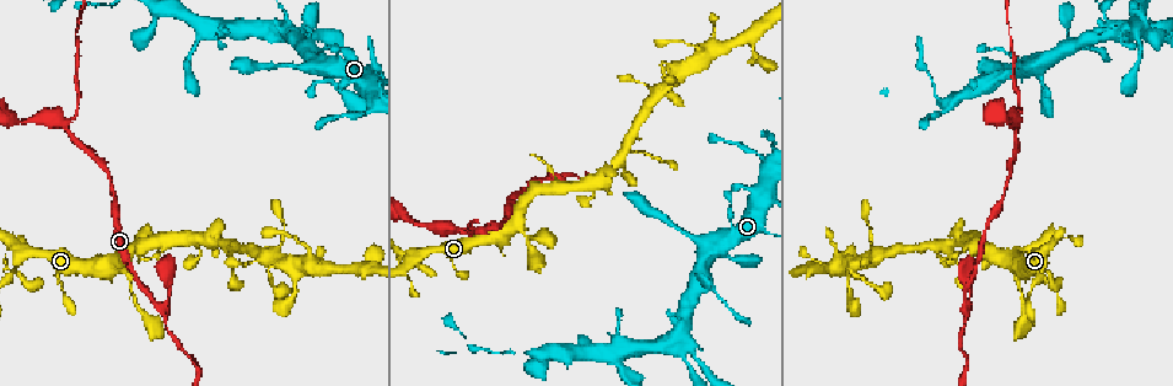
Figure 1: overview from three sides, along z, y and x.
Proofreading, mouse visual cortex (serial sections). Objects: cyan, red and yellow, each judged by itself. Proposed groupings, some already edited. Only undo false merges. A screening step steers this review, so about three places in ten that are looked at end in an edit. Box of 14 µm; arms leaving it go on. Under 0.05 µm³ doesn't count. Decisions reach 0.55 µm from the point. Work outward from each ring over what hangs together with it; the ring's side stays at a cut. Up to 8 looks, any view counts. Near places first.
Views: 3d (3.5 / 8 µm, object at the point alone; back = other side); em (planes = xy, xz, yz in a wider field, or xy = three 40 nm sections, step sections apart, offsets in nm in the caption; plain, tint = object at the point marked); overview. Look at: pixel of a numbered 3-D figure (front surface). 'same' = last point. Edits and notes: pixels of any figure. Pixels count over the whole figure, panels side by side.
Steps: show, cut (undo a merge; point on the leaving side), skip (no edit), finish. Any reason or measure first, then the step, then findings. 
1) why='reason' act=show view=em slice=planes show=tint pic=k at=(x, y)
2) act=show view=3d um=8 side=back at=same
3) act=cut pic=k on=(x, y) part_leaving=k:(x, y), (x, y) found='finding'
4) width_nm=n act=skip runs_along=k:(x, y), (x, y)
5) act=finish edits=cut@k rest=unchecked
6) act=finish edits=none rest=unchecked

why='abrupt turn' act=show view=3d um=8 side=back pic=1 at=(547, 177)

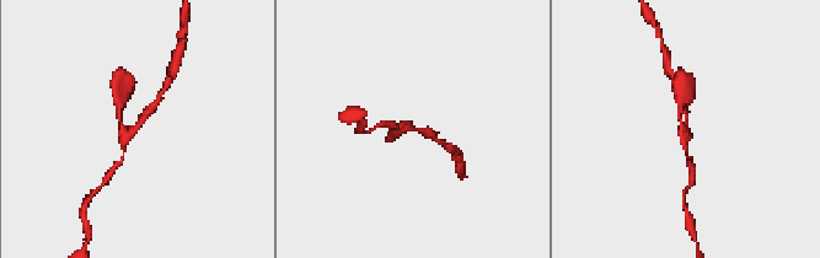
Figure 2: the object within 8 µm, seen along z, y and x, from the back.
why='zoom in' act=show view=3d um=3.5 pic=2 at=(688, 134)

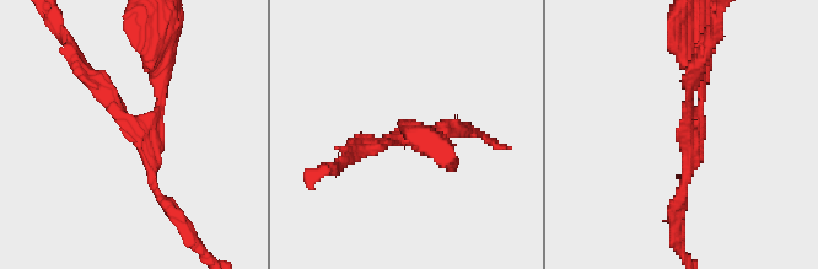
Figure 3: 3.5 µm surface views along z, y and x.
act=show view=em slice=xy step=1 show=tint pic=3 at=(133, 129)

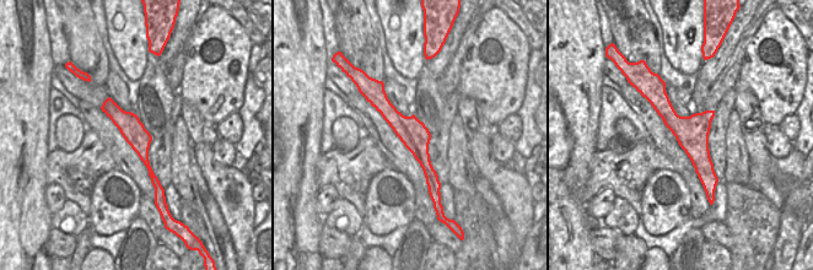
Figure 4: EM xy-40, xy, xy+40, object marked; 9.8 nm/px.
arm_widths_nm=100,150,200 act=skip runs_along=4:(661, 87), (705, 183) found='all the same cell'

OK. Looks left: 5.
why='sharp bend' act=show view=3d um=3.5 pic=1 at=(850, 269)

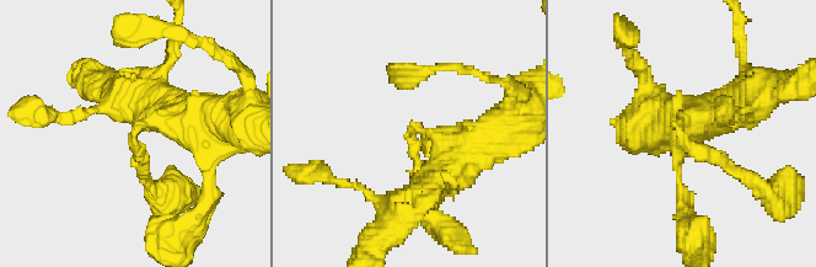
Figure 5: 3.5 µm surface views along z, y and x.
act=show view=em slice=xy step=3 show=tint pic=5 at=(138, 134)

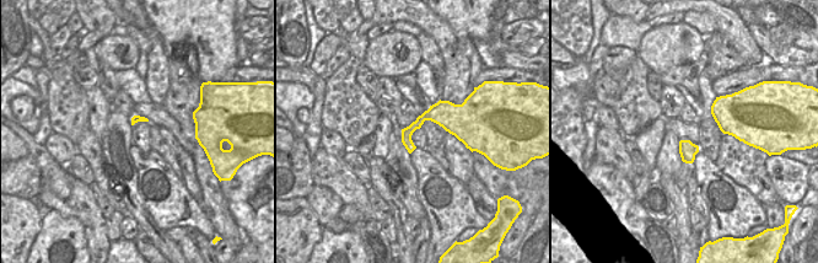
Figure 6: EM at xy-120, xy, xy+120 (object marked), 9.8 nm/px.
width_nm=120 act=skip runs_along=5:(168, 113), (132, 140), (143, 174) found='one cell here'

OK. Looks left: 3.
why='two arms in line, one across' act=show view=3d um=8 pic=1 at=(709, 49)

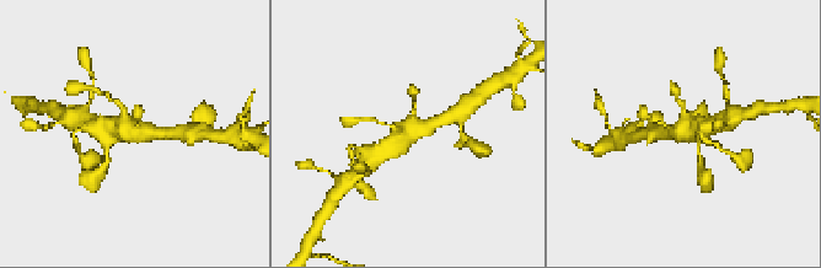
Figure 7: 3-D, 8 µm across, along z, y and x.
act=show view=3d um=3.5 pic=7 at=(682, 132)

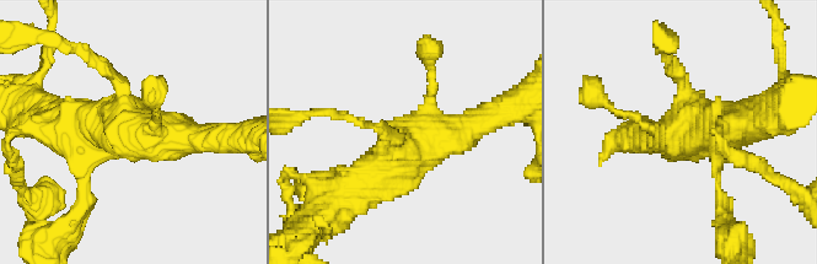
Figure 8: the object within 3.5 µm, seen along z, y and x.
why='need the tissue' act=show view=em slice=xy step=2 show=tint pic=8 at=(679, 136)

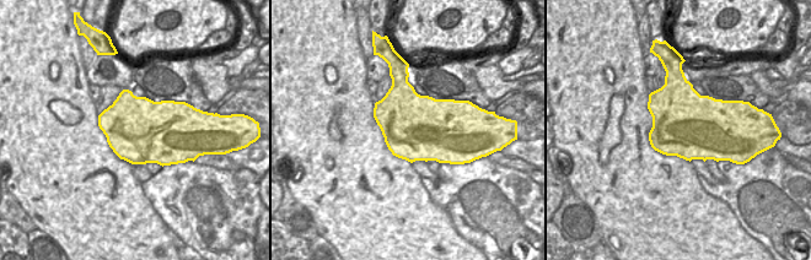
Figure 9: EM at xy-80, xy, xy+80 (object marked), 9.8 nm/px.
act=skip runs_along=8:(337, 203), (424, 134), (480, 122) found='all the same cell'

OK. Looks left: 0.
act=finish edits=none rest=unchecked

